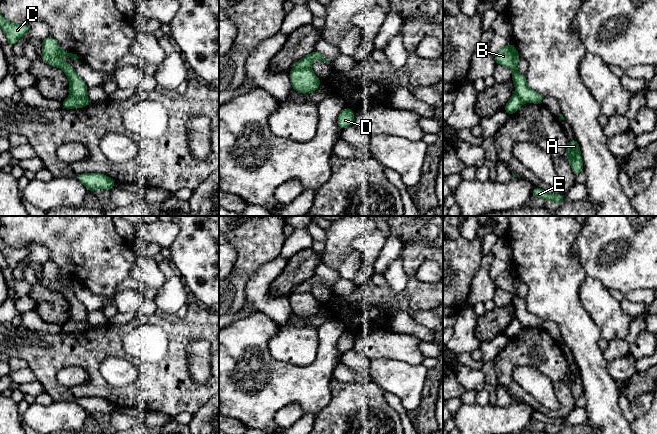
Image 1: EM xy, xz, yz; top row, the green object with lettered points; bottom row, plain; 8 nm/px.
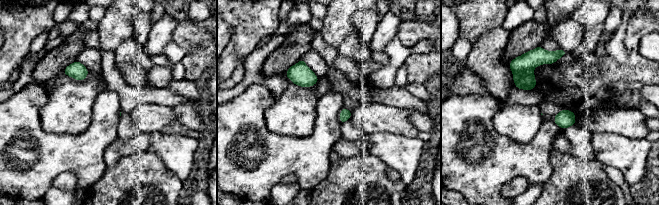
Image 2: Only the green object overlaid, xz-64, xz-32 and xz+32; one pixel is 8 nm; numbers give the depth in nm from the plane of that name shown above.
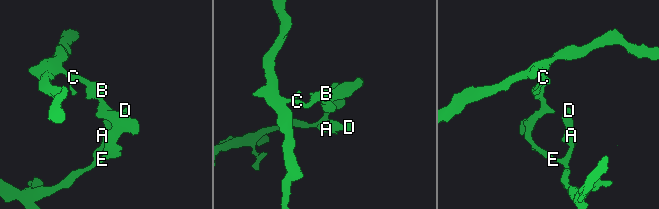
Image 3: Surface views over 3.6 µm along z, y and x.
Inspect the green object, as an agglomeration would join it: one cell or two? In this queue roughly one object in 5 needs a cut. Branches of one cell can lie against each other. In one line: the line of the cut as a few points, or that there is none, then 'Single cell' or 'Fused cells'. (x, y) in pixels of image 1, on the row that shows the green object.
Split along xz (310, 68), (292, 70). Fused cells

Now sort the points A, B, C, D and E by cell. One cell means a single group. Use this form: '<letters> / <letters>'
A D E / B C

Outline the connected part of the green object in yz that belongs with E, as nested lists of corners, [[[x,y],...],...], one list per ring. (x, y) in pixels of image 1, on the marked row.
[[[536,187],[534,188],[534,190],[532,191],[532,195],[538,197],[538,198],[542,198],[543,200],[550,200],[550,201],[553,201],[553,202],[560,202],[560,203],[563,203],[565,202],[564,201],[564,194],[551,194],[551,193],[548,193],[547,191],[539,188],[539,187]]]

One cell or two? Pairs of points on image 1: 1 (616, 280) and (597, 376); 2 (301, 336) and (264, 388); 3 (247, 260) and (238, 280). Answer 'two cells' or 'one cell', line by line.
1: two cells
2: two cells
3: two cells

